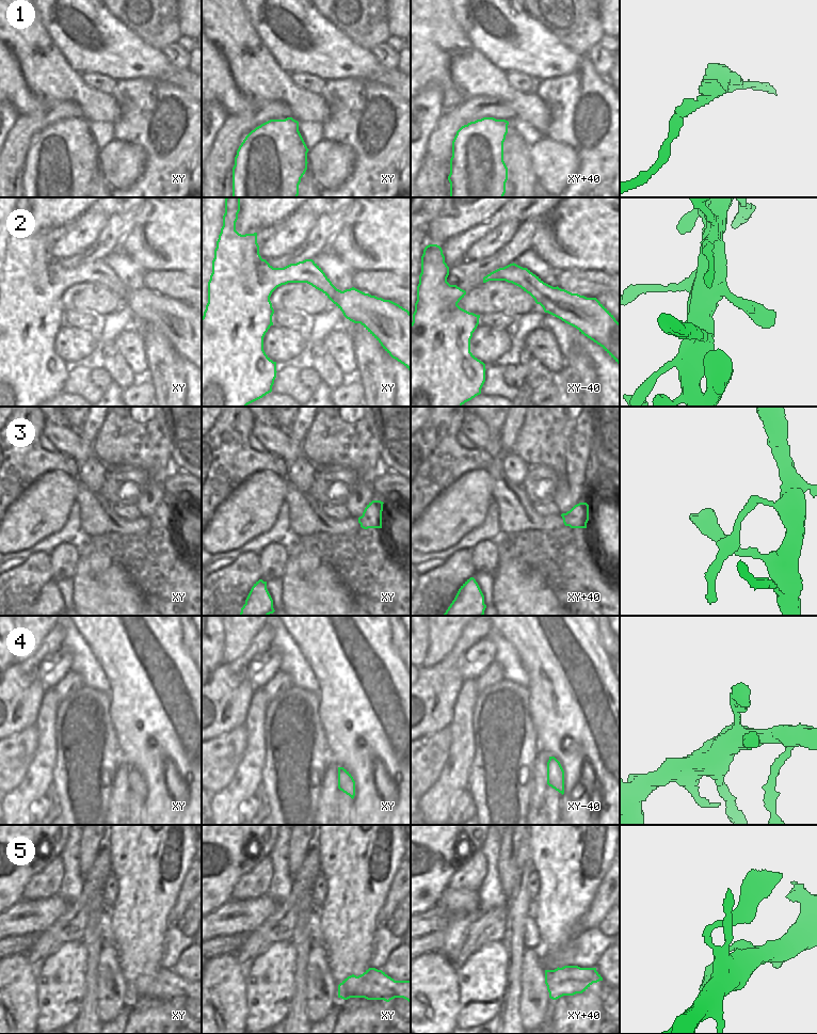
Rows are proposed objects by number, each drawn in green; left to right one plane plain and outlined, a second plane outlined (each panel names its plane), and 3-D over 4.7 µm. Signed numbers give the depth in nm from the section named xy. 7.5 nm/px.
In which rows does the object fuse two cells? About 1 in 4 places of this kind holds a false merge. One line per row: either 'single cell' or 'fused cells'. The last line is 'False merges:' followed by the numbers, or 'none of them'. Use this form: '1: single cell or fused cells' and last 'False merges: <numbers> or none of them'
1: single cell
2: single cell
3: fused cells
4: single cell
5: single cell
False merges: 3

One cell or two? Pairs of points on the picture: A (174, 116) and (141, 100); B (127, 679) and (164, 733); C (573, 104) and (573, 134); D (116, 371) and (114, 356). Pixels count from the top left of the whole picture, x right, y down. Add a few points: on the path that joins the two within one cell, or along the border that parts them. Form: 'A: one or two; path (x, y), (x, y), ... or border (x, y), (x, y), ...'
A: one; path (165, 116), (158, 116), (149, 109)
B: one; path (141, 693), (164, 716), (164, 719)
C: one; path (573, 111), (573, 127)
D: one; path (116, 368), (114, 360)

